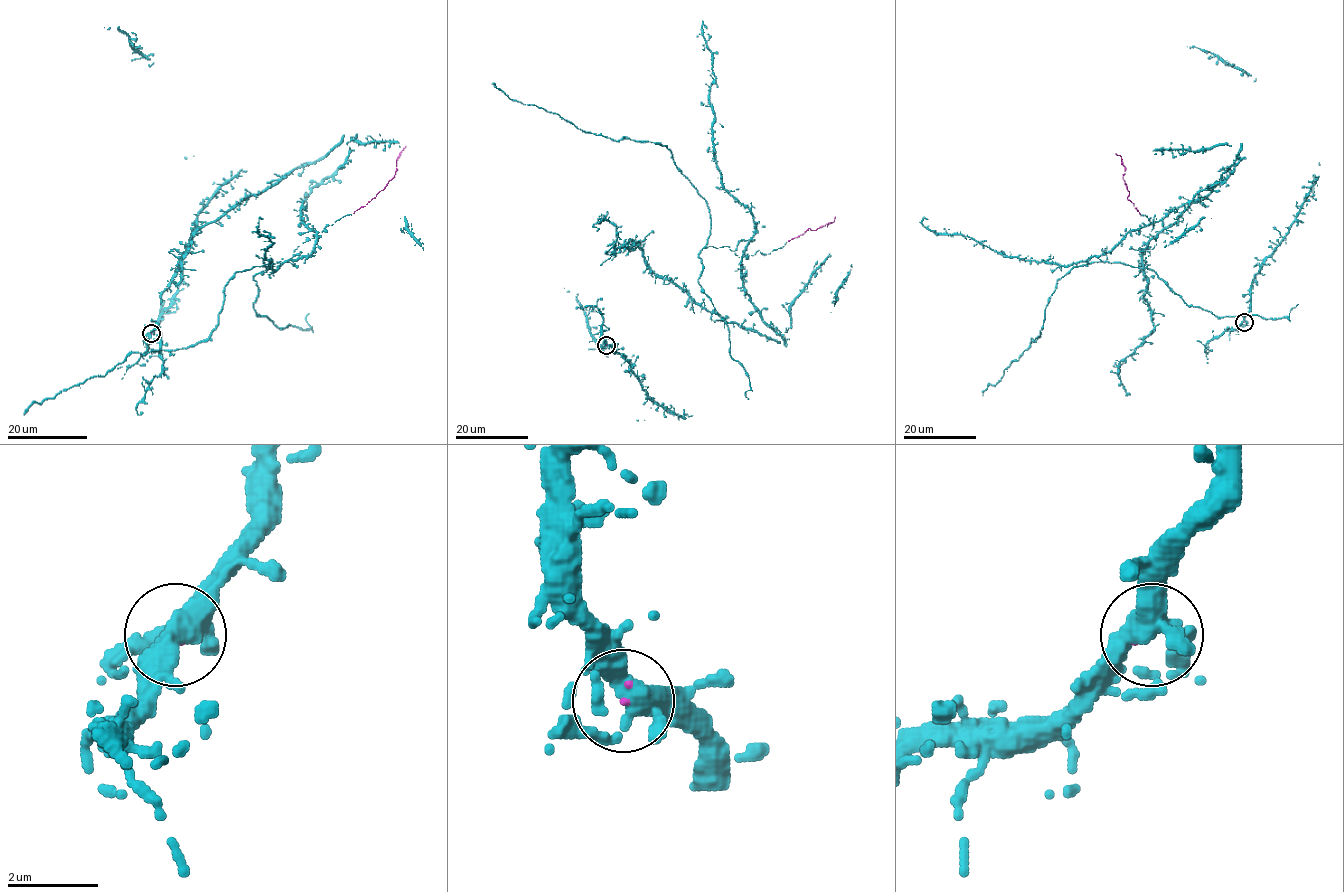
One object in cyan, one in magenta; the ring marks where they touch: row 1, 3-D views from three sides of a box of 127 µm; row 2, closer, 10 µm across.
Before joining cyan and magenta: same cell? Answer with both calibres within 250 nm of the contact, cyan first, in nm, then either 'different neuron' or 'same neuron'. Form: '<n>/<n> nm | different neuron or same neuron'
360/100 nm | same neuron

